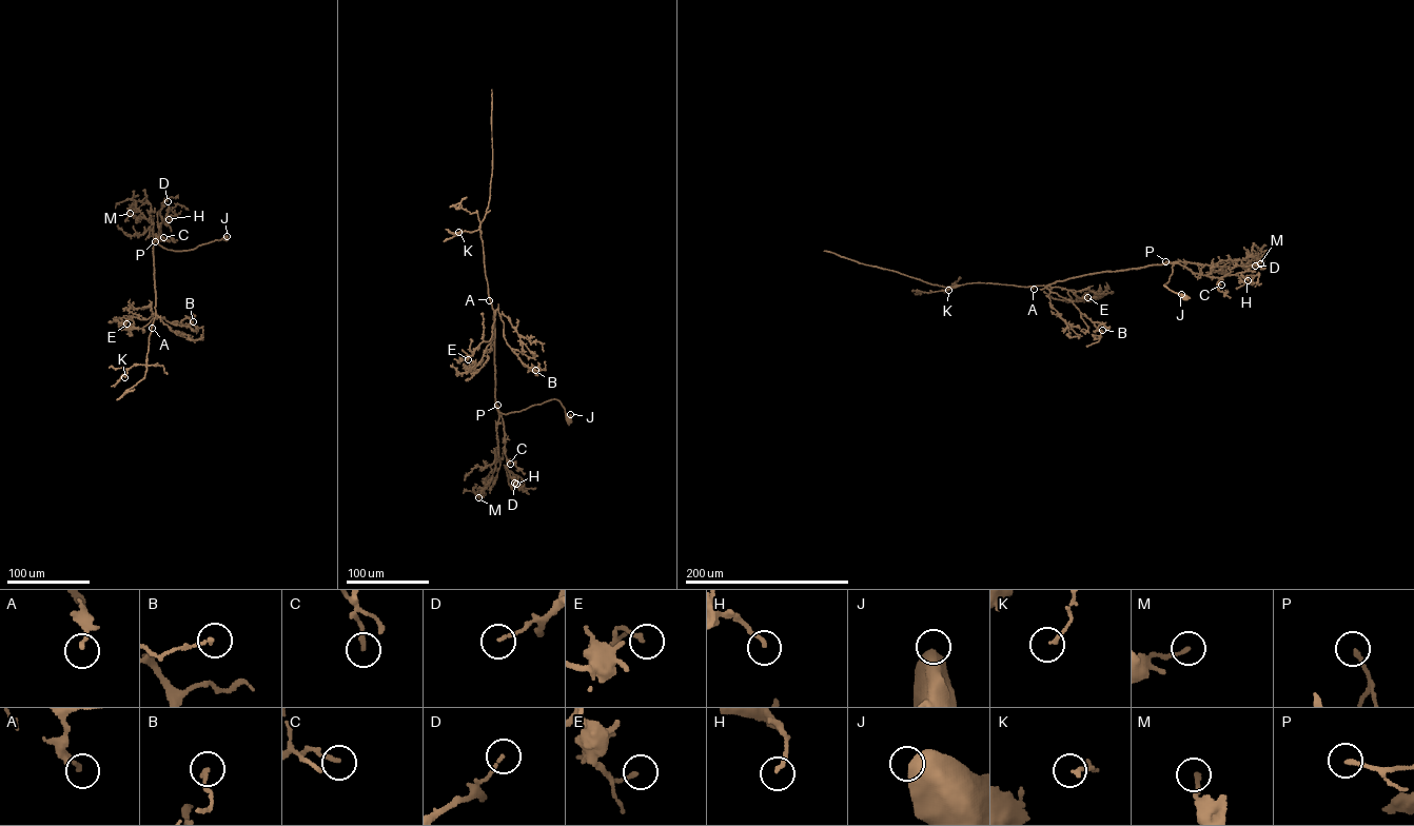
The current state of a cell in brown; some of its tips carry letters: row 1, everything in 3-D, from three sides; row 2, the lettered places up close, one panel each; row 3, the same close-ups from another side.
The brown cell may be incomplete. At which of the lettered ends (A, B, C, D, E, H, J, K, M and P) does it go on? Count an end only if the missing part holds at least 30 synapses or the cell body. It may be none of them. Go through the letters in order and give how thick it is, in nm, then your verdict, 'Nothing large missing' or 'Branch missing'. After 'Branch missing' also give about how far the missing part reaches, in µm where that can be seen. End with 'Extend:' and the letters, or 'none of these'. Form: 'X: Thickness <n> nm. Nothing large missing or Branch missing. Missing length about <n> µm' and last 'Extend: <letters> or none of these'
A: Thickness 160 nm. Nothing large missing
B: Thickness 160 nm. Nothing large missing
C: Thickness 180 nm. Nothing large missing
D: Thickness 120 nm. Nothing large missing
E: Thickness 160 nm. Nothing large missing
H: Thickness 170 nm. Nothing large missing
J: Thickness 650 nm. Nothing large missing
K: Thickness 150 nm. Nothing large missing
M: Thickness 170 nm. Nothing large missing
P: Thickness 150 nm. Nothing large missing
Extend: none of these

